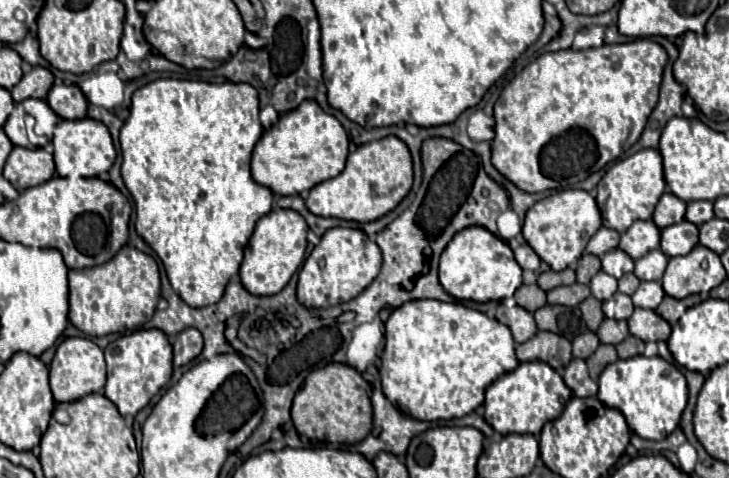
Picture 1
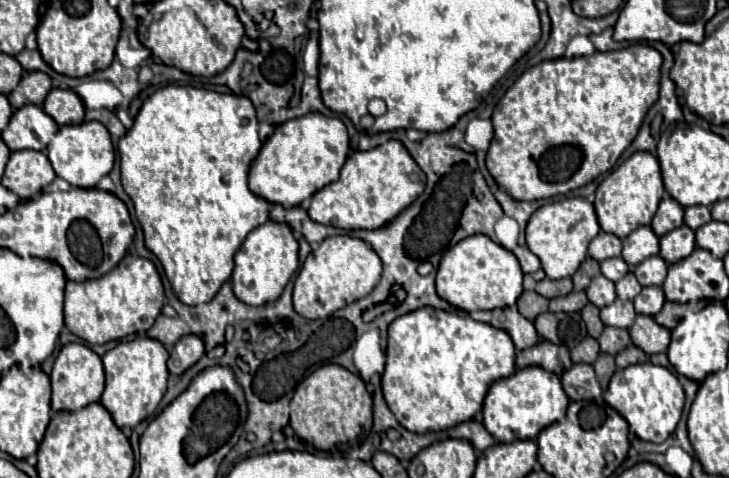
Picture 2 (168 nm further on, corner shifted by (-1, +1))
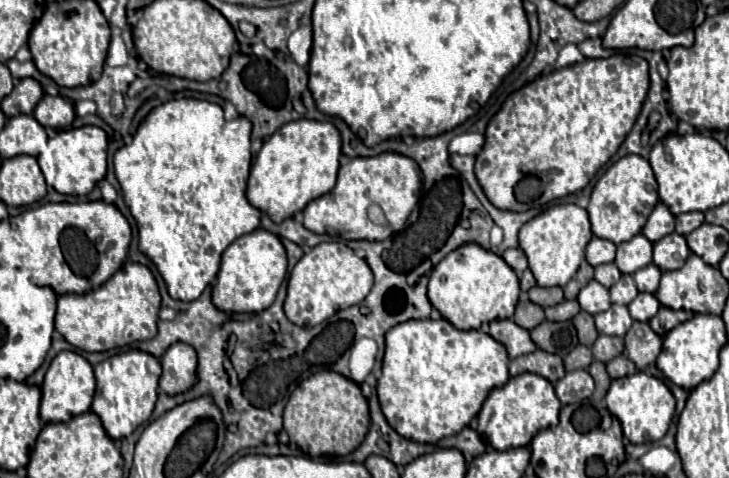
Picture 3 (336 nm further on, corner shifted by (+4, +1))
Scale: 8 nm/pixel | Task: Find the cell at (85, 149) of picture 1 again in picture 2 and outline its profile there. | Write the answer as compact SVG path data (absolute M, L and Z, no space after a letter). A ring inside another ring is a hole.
M83 122L77 126L61 126L51 144L47 146L47 156L53 164L53 170L59 178L67 180L77 188L93 188L97 182L107 176L115 162L115 150L109 138L107 128L101 122Z

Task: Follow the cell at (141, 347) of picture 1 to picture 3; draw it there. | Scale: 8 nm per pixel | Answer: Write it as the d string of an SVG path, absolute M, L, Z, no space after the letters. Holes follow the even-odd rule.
M128 350L96 364L94 374L96 374L96 396L90 410L100 418L106 434L112 440L130 436L140 424L144 424L150 418L154 410L158 398L160 362L154 360L154 356L146 356L146 352Z

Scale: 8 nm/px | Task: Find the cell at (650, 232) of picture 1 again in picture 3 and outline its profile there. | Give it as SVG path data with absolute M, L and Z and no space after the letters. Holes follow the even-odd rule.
M638 234L628 242L618 244L616 266L622 274L634 274L636 270L648 266L652 262L652 242L646 236Z

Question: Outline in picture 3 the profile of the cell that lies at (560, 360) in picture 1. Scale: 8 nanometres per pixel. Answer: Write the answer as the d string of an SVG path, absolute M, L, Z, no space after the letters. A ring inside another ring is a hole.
M536 350L526 356L518 356L518 360L510 362L510 376L518 376L524 372L538 374L538 376L550 380L552 384L556 384L566 374L562 358L542 352L542 350Z

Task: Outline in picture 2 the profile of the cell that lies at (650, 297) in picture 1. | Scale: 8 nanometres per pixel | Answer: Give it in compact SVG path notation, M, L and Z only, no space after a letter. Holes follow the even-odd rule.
M645 286L639 296L635 296L635 310L639 314L647 314L647 316L655 316L663 304L665 304L665 294L659 286Z

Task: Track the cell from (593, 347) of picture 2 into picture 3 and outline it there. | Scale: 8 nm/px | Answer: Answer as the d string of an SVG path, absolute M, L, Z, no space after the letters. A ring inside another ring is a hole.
M578 344L578 346L564 358L566 370L578 370L578 368L586 370L586 368L590 366L590 362L592 362L592 352L590 352L588 346L582 346L582 344Z

